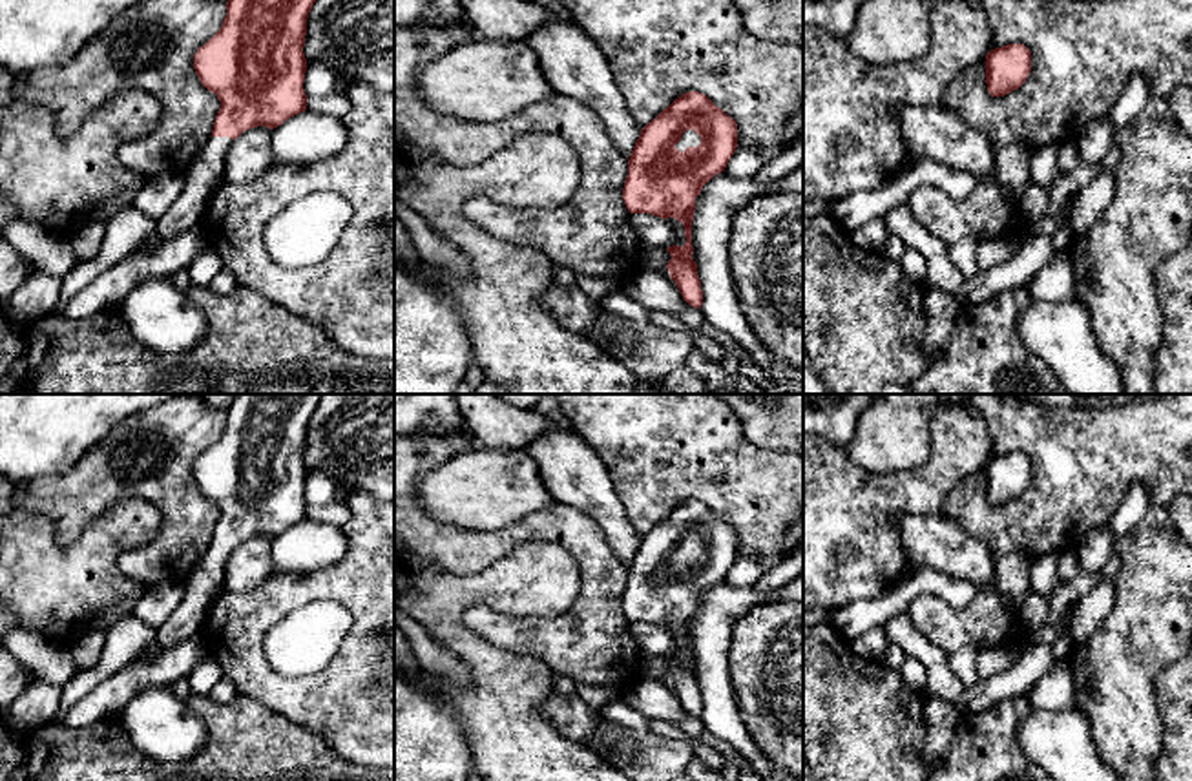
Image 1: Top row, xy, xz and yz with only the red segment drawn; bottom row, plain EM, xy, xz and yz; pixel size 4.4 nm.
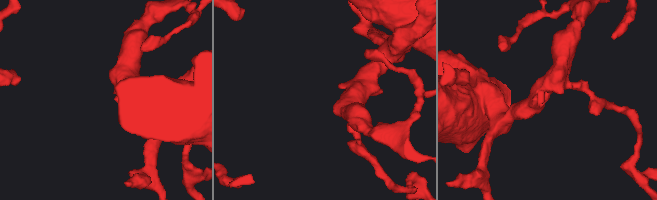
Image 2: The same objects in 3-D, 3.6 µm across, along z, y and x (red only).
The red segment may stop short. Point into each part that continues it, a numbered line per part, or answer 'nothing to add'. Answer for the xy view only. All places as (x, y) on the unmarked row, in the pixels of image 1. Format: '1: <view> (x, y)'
1: xy (205, 579)

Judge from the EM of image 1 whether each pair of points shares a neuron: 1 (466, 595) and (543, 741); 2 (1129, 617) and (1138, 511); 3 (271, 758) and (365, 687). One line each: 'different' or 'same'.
1: same
2: different
3: different

